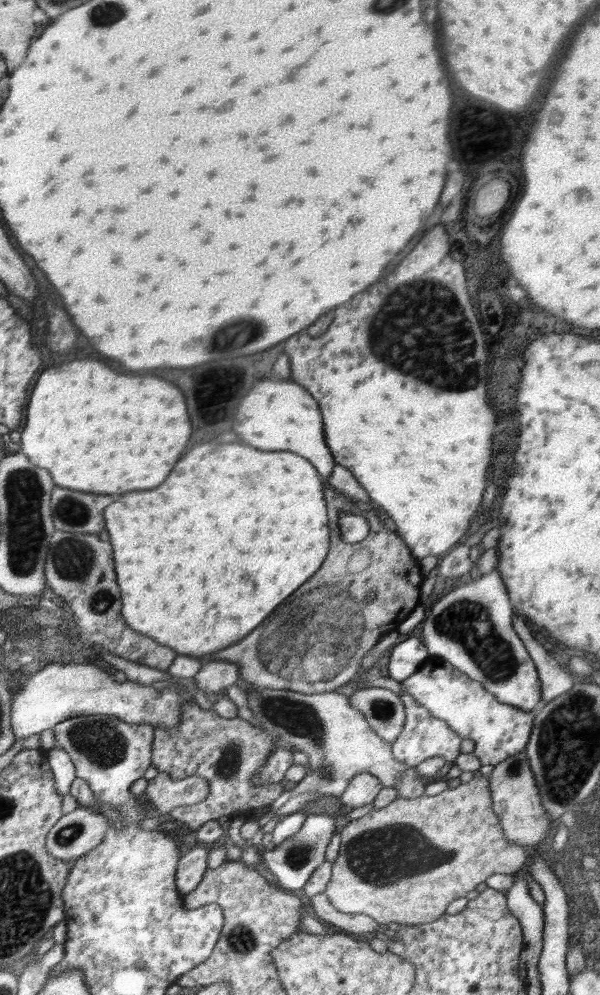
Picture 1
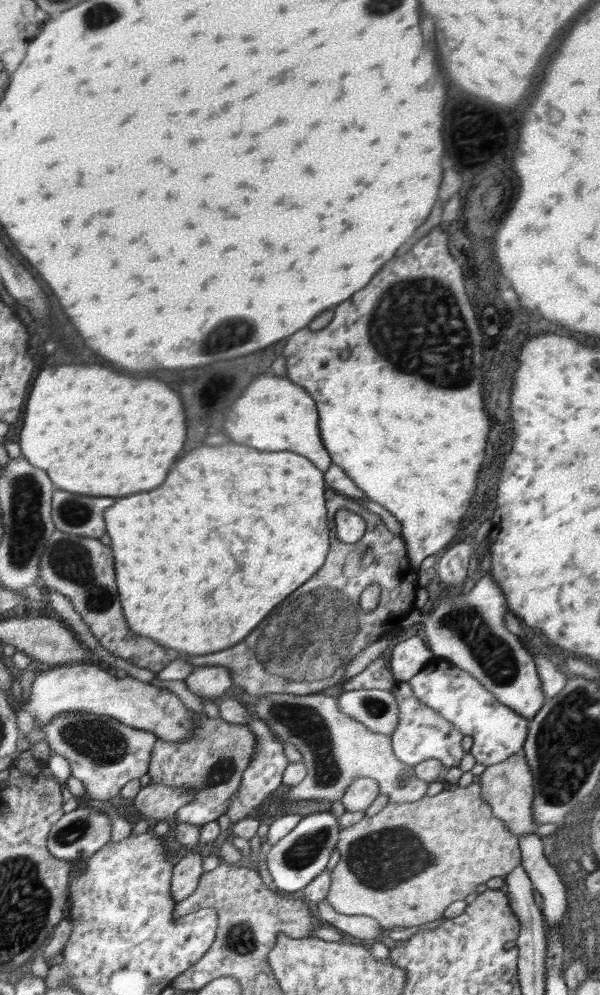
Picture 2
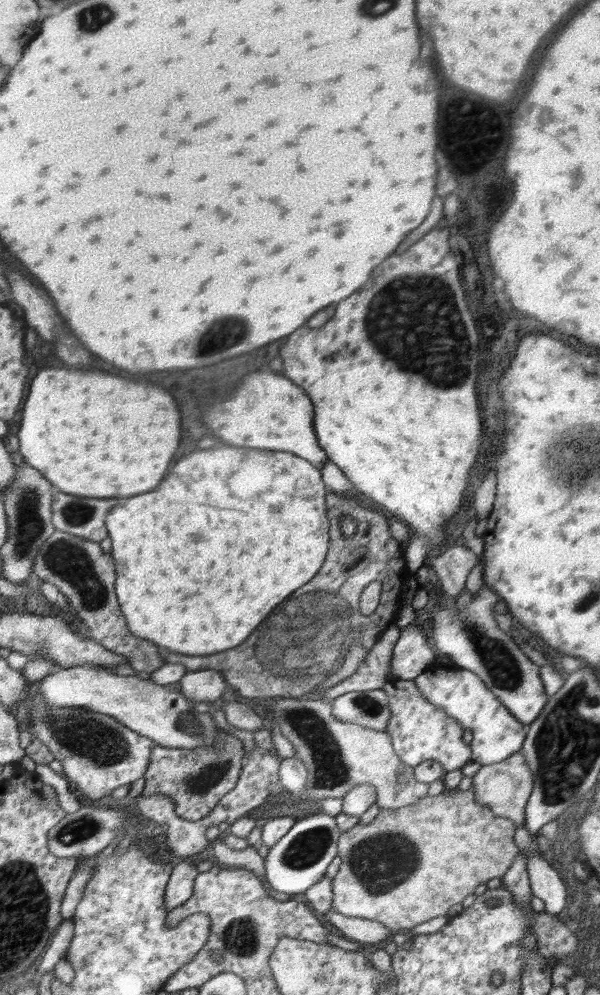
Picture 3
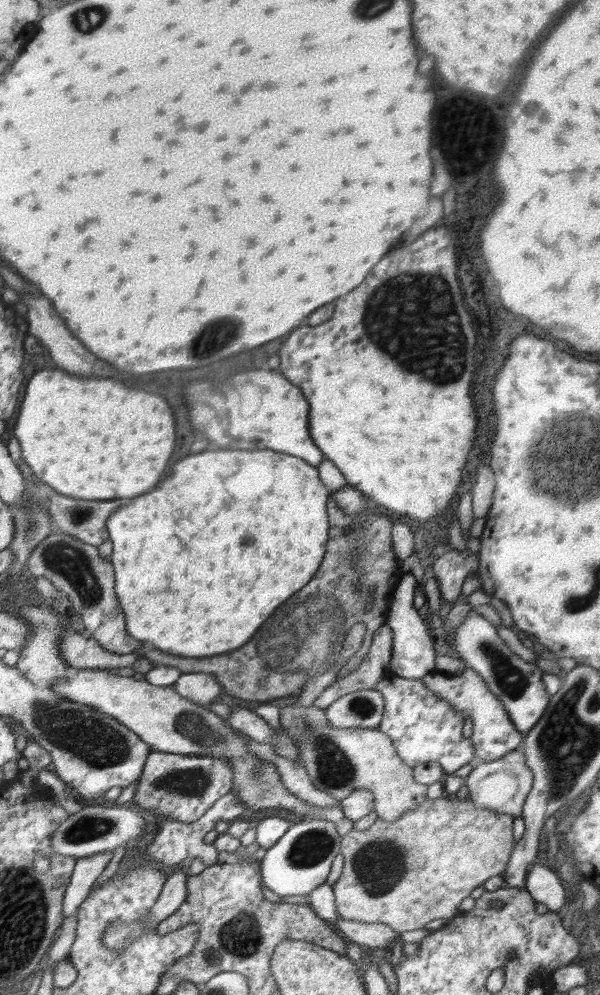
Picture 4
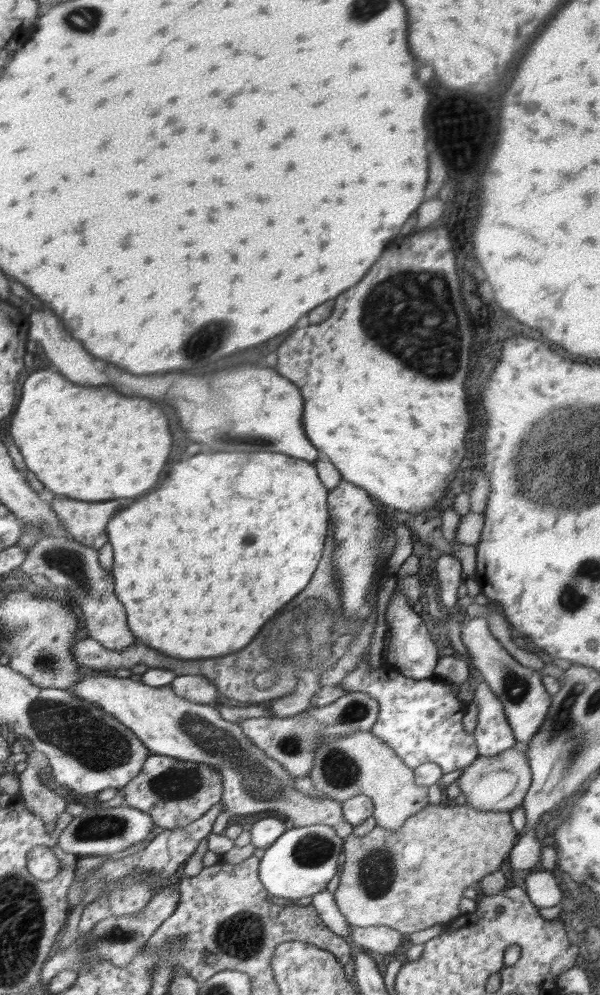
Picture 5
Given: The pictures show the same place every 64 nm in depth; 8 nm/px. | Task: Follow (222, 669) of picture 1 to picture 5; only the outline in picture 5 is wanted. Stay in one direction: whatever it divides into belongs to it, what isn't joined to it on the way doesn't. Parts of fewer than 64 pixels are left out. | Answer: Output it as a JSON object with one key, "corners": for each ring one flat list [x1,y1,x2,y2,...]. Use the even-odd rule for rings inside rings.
{"corners":[[200,675,177,676,170,682,172,690,190,702,208,705,218,696,218,689,212,681]]}

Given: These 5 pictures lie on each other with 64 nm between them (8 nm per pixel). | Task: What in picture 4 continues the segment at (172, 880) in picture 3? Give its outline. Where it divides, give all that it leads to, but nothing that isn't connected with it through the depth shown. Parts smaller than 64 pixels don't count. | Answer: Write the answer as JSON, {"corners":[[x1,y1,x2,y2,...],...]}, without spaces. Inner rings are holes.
{"corners":[[186,863,179,865,168,881,165,882,155,906,149,913,151,918,142,925,135,923,134,925,111,925,108,929,104,929,102,942,104,947,108,949,126,949,138,935,146,933,148,929,156,928,162,921,171,916,188,898,188,871,186,871]]}

